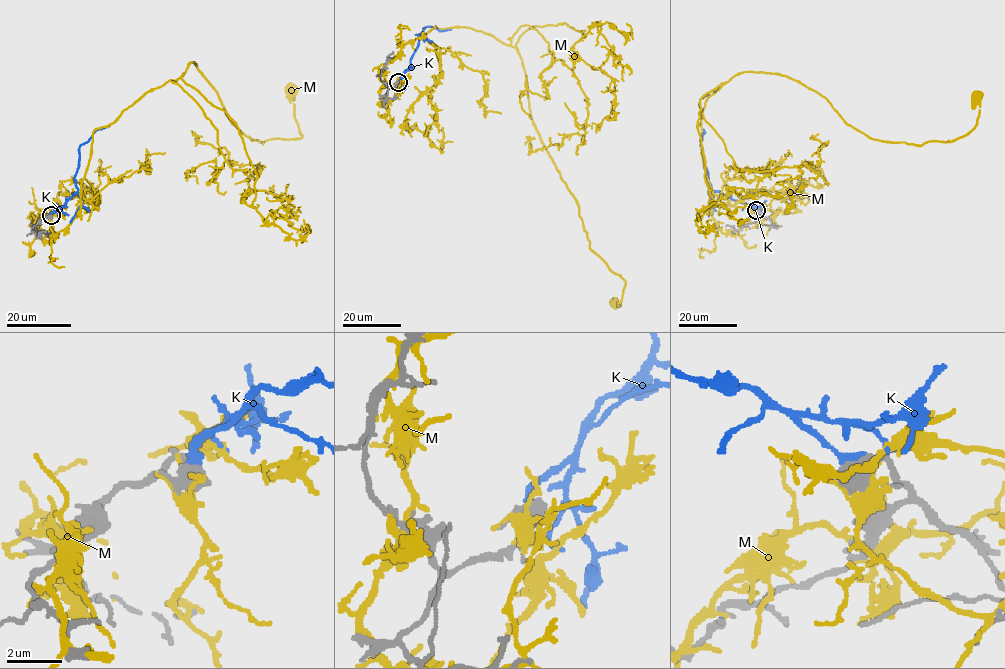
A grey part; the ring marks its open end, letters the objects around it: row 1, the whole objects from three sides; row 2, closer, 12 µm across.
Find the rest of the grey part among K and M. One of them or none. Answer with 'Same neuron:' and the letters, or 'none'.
Same neuron: K

